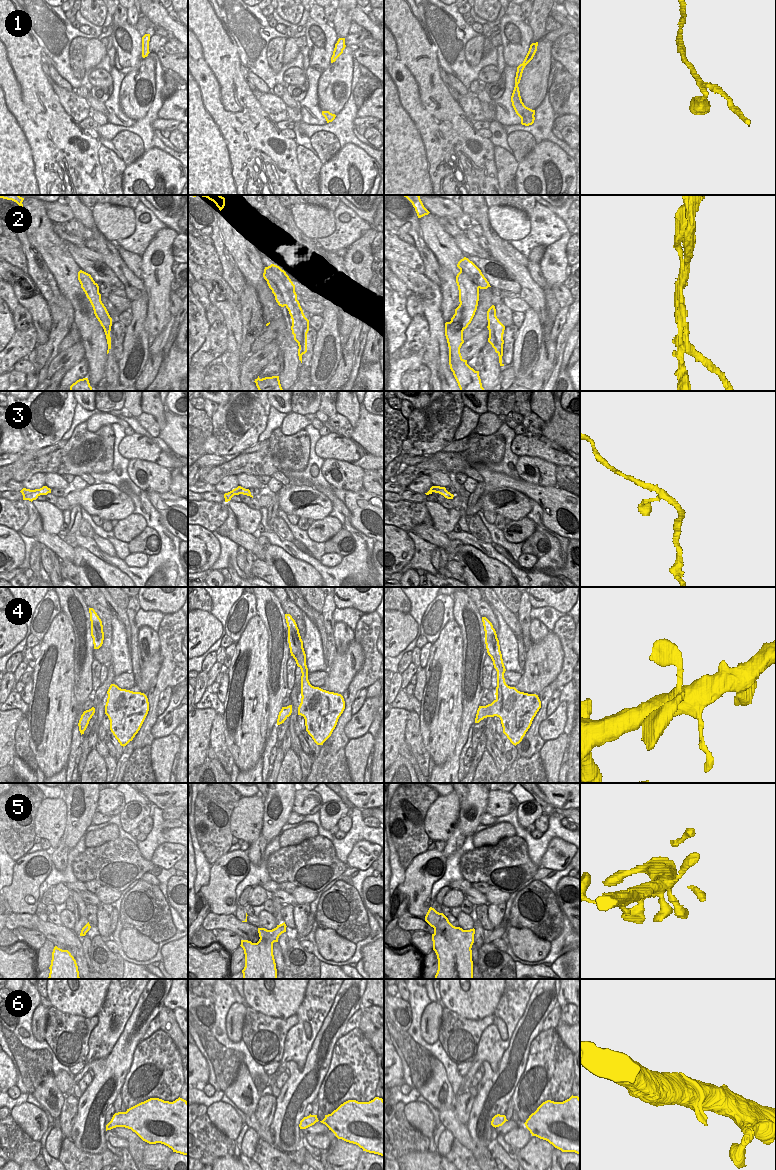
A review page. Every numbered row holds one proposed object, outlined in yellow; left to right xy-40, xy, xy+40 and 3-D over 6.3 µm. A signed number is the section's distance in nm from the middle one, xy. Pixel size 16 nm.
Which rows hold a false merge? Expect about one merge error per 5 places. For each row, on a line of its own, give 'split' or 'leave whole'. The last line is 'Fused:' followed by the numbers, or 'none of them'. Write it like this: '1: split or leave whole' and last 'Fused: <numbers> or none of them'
1: leave whole
2: split
3: leave whole
4: leave whole
5: leave whole
6: leave whole
Fused: 2

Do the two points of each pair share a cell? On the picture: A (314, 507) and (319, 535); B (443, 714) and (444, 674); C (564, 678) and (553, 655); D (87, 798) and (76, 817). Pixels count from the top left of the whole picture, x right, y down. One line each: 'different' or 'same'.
A: different
B: same
C: different
D: same

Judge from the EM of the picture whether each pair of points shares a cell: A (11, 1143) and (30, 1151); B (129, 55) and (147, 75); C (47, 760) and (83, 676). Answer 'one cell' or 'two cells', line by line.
A: one cell
B: two cells
C: two cells

